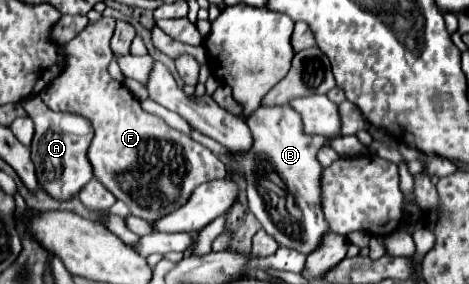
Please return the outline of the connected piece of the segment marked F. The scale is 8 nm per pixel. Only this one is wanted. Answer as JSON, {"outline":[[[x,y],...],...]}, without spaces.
{"outline":[[[104,16],[64,44],[66,70],[50,82],[50,88],[42,90],[42,100],[54,112],[80,114],[92,122],[94,138],[88,148],[88,160],[94,168],[94,178],[118,200],[124,200],[134,216],[154,222],[164,212],[180,208],[196,186],[228,178],[228,170],[206,146],[170,128],[160,116],[148,114],[132,92],[108,74],[108,64],[114,58],[110,50],[114,22],[114,18]]]}

